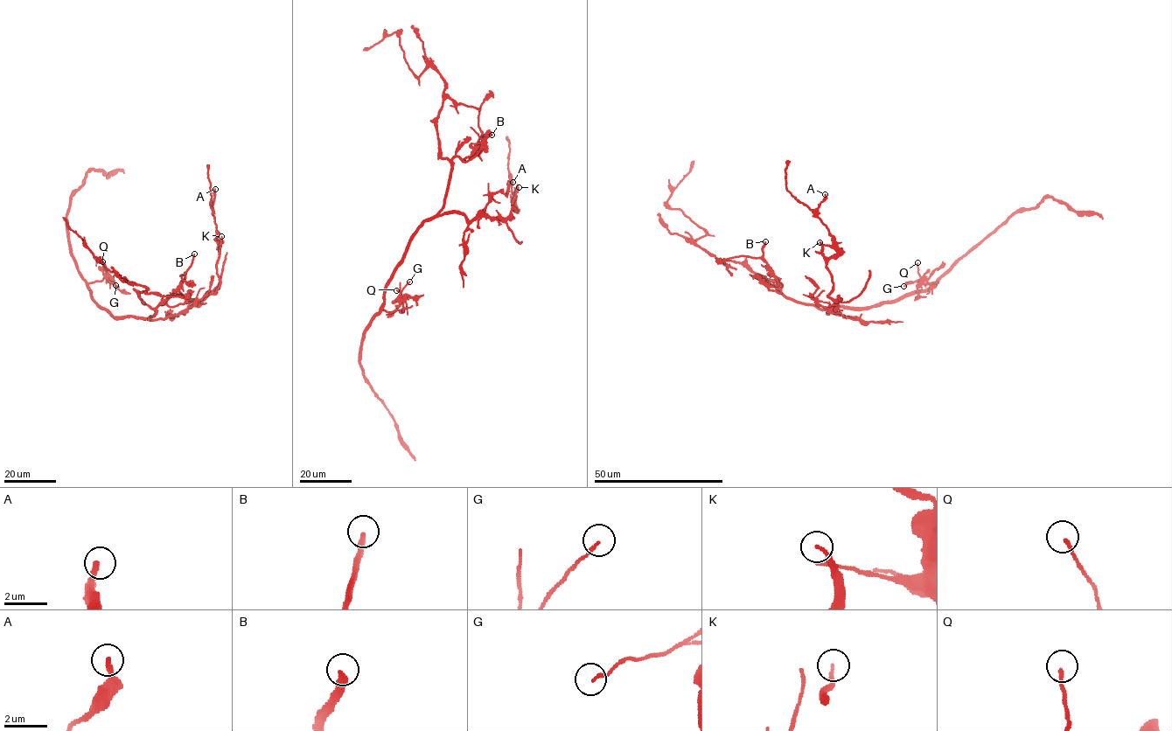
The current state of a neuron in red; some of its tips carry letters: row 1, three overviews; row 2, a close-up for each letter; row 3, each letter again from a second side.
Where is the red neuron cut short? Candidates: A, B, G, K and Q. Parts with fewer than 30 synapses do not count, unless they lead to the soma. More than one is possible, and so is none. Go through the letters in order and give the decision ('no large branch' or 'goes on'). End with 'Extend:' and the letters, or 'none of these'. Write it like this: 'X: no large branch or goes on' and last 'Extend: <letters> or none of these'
A: no large branch
B: goes on
G: no large branch
K: goes on
Q: no large branch
Extend: B, K

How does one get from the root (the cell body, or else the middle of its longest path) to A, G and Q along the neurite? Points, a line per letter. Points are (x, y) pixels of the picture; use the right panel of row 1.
A: (845, 309), (828, 315), (836, 315), (839, 301), (827, 295), (826, 263), (836, 250), (817, 216), (825, 194)
G: (845, 309), (880, 306), (898, 300), (907, 294), (925, 292), (935, 284), (920, 281), (903, 286)
Q: (845, 309), (875, 307), (898, 300), (907, 294), (926, 291), (935, 284), (929, 284), (920, 276), (917, 262)

